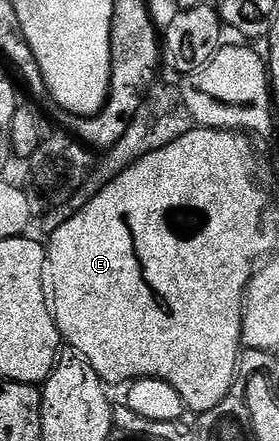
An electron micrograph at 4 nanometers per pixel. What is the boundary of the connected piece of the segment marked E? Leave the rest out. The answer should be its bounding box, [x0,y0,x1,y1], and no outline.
[48,127,262,415]

